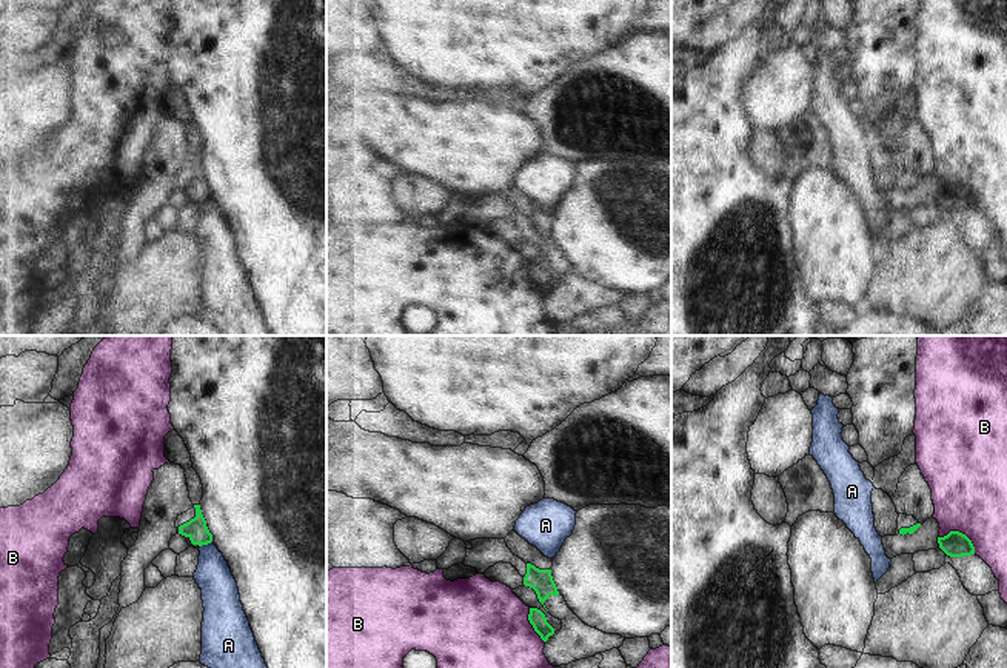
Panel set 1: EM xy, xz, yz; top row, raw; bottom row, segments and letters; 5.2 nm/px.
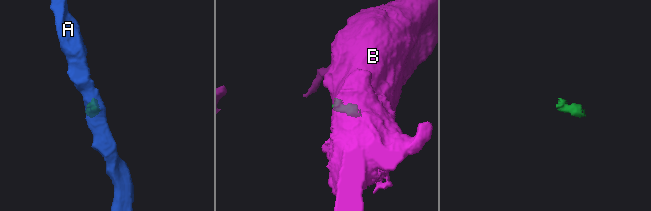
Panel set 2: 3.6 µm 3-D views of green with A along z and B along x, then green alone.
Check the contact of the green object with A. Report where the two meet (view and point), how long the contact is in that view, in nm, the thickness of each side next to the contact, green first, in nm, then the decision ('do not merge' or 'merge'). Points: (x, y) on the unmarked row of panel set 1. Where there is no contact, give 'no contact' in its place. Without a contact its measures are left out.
contact xy (205, 199); length 70 nm; calibres 120 and 190 nm; do not merge

